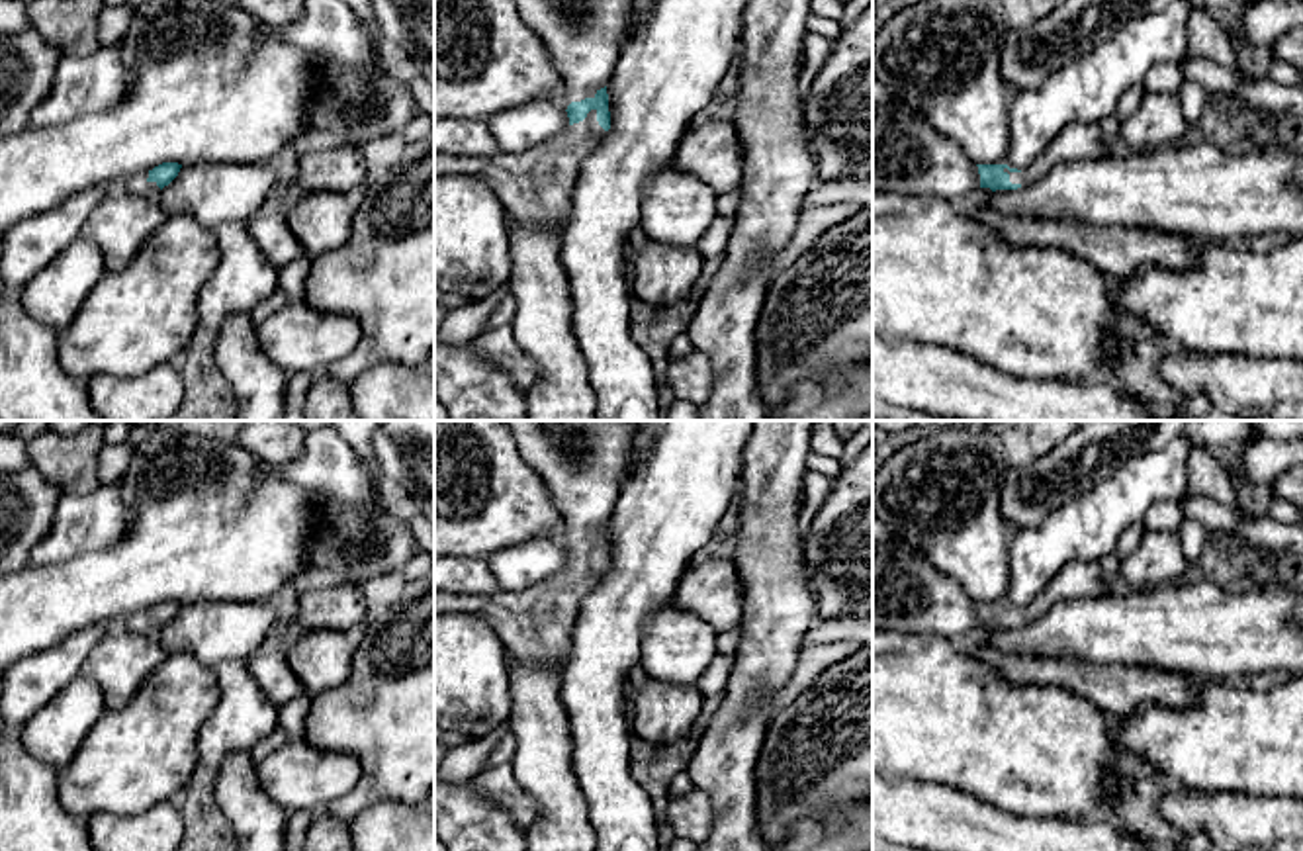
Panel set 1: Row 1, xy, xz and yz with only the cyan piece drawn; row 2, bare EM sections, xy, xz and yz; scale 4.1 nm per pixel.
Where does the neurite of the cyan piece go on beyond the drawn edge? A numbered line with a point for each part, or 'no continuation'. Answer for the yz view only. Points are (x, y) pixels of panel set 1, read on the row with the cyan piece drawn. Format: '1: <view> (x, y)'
1: yz (1077, 141)
2: yz (910, 157)

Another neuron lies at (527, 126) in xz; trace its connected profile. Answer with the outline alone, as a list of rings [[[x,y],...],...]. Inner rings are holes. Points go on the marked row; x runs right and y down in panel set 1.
[[[532,100],[483,119],[503,155],[520,155],[534,149],[567,125],[569,117],[554,100]]]

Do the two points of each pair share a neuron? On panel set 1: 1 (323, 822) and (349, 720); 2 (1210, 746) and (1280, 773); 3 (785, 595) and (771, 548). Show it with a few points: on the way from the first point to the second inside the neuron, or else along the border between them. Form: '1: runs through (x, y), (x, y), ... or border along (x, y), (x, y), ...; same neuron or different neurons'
1: border along (325, 808), (347, 824); different neurons
2: runs through (1227, 746), (1253, 746), (1262, 756); same neuron
3: runs through (773, 583), (771, 560); same neuron

